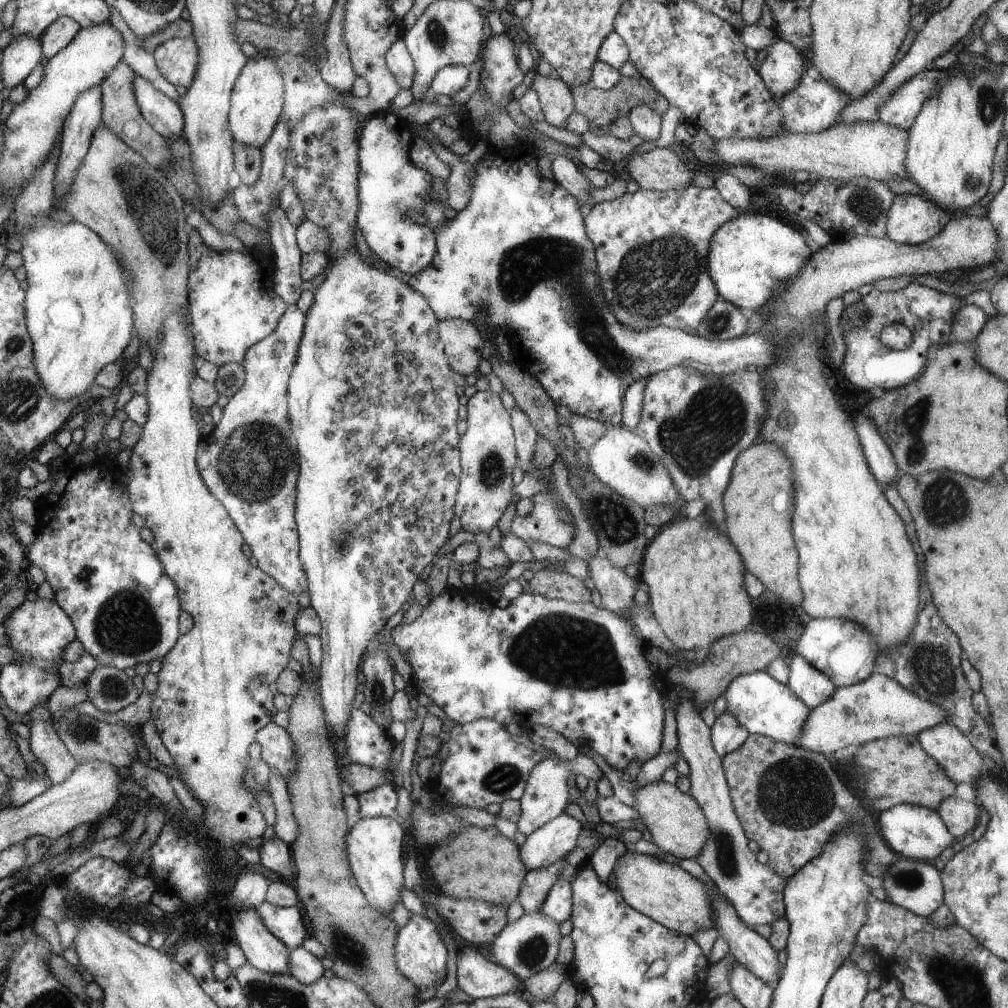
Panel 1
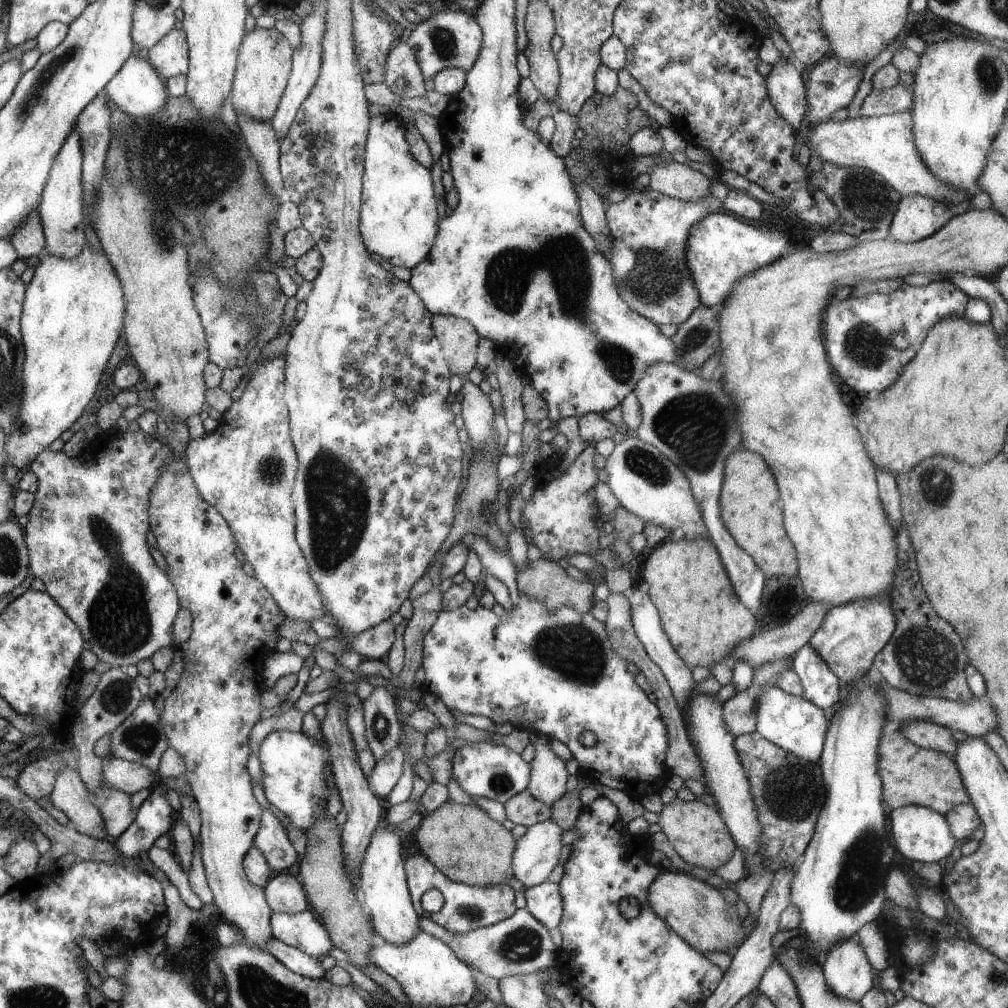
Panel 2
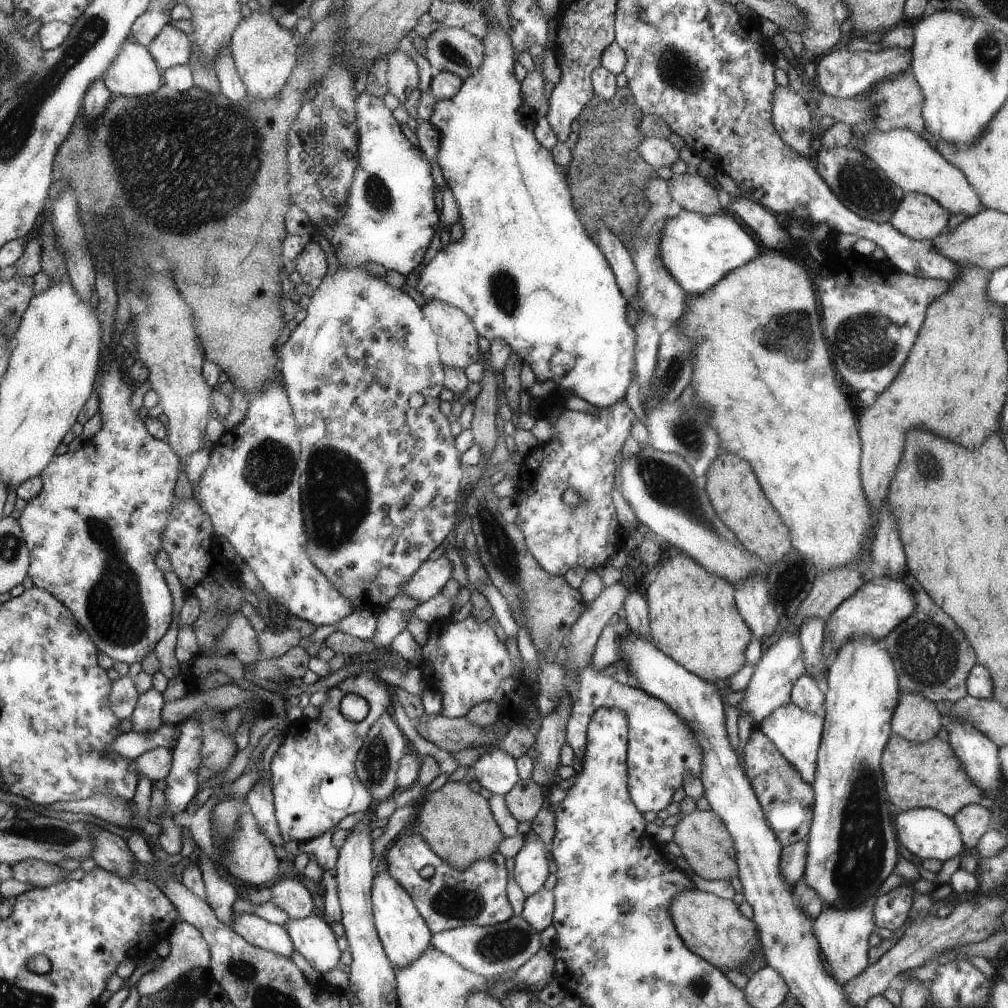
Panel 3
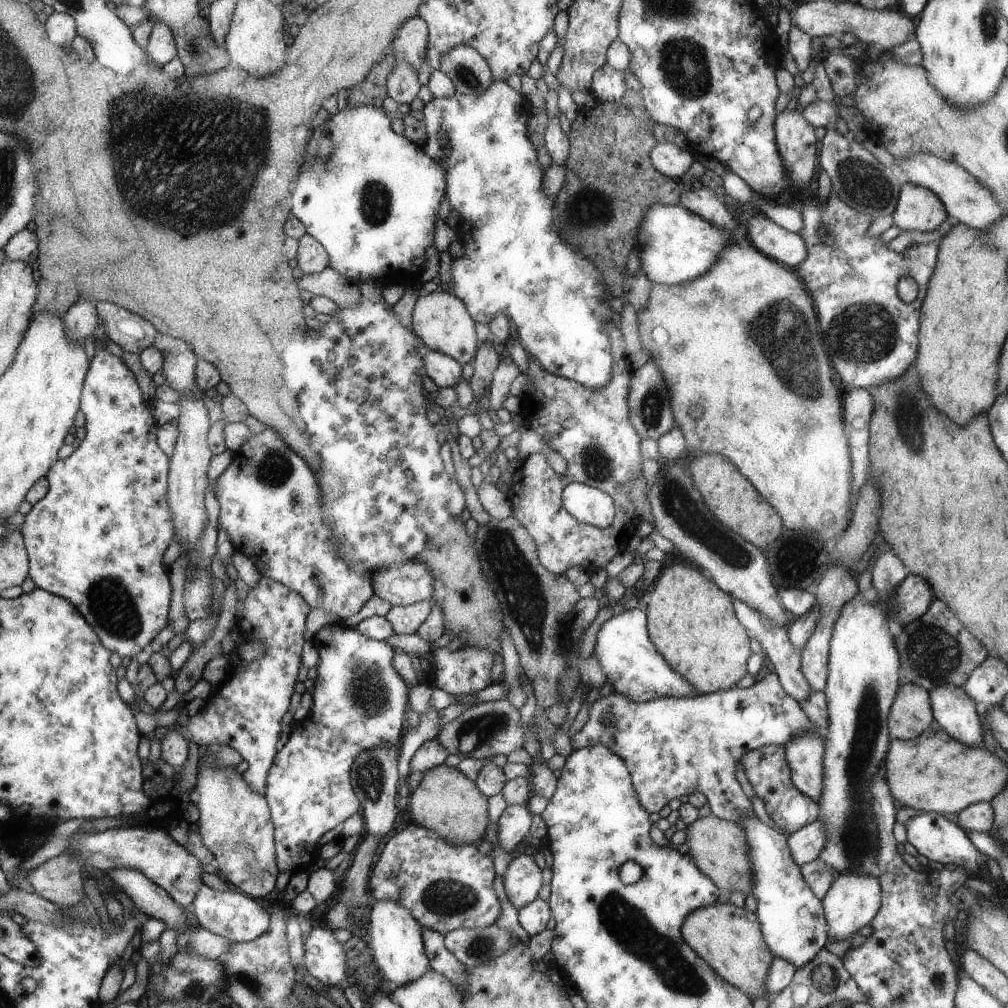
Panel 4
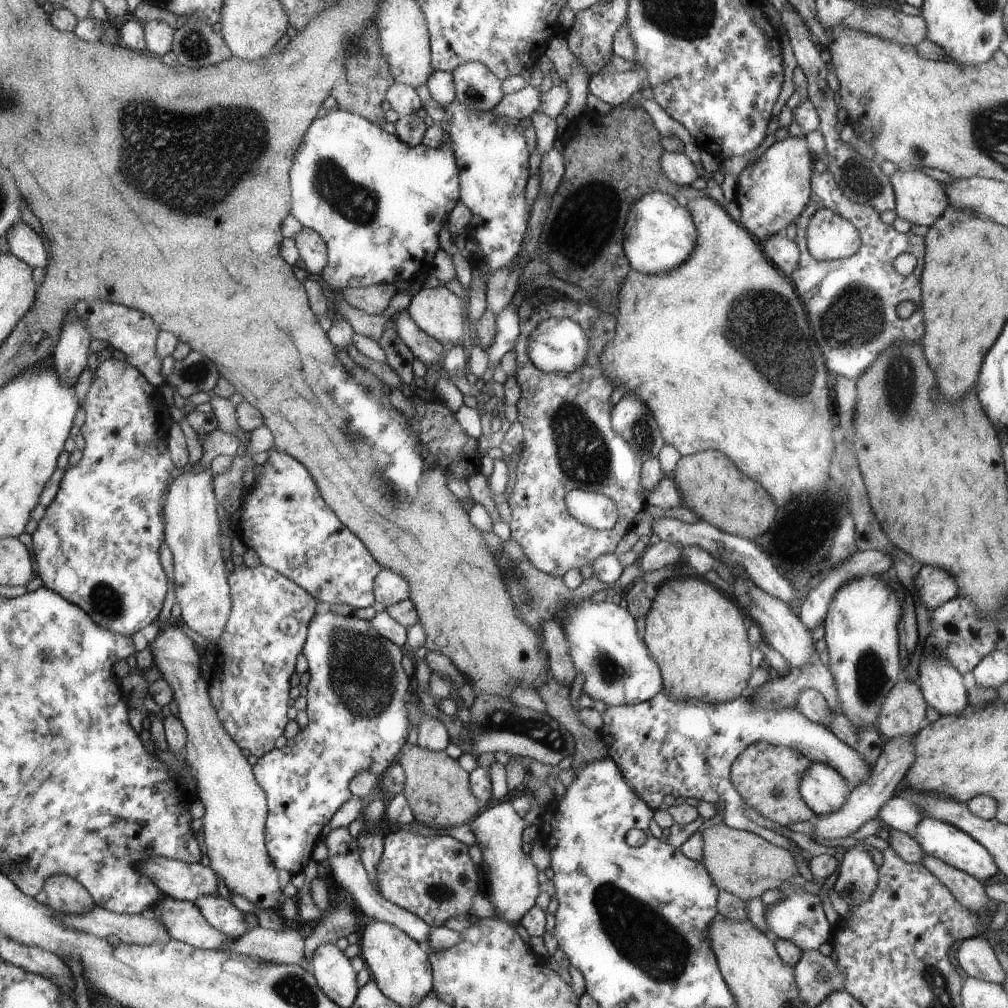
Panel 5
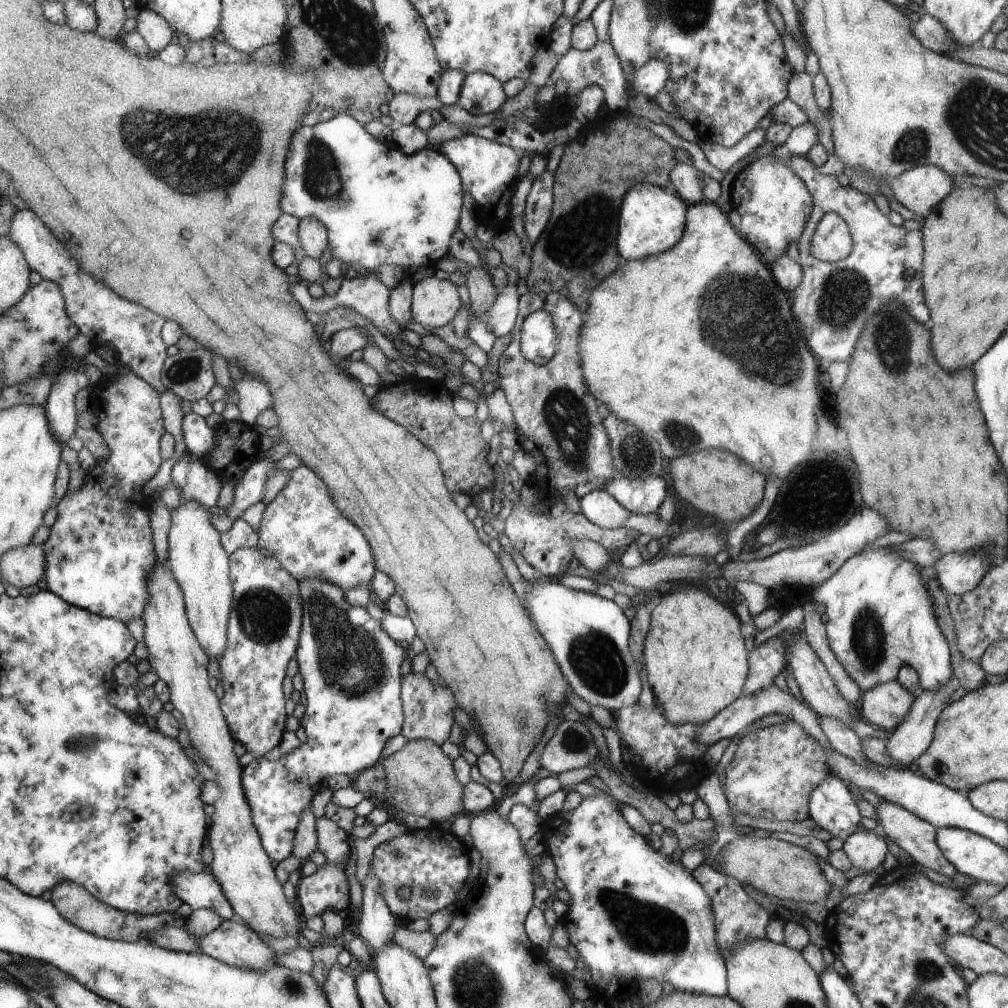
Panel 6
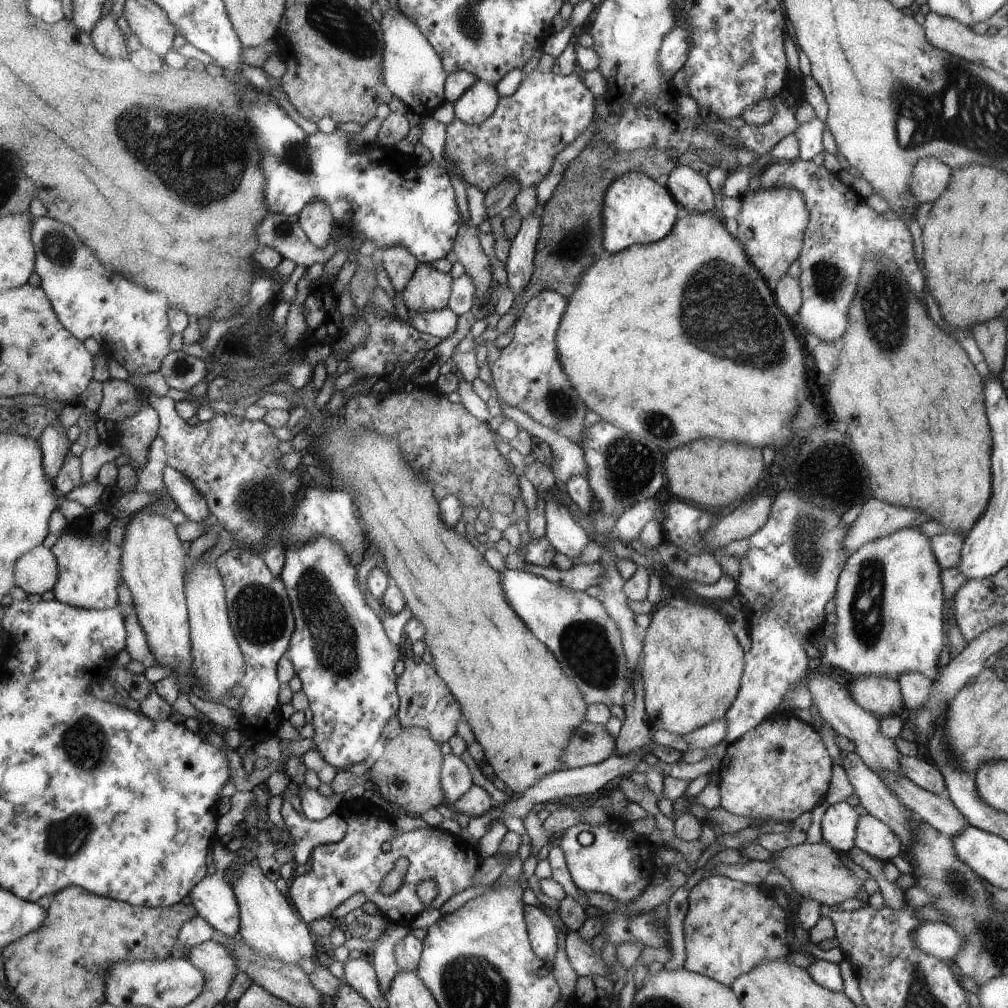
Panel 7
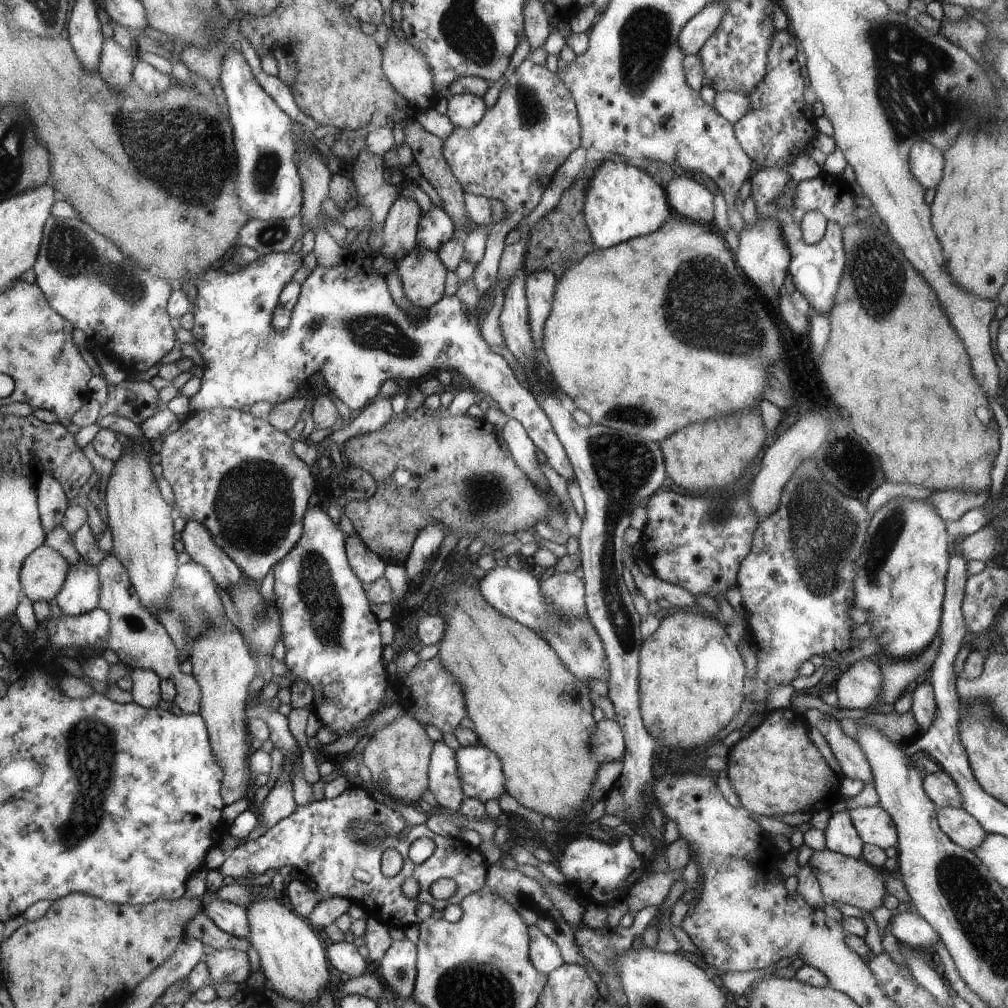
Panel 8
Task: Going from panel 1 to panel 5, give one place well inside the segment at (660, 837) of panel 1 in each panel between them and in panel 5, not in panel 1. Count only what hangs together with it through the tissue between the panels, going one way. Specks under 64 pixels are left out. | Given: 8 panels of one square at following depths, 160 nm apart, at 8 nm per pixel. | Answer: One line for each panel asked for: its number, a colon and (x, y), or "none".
2: (697, 832)
3: (708, 849)
4: (720, 848)
5: (743, 863)

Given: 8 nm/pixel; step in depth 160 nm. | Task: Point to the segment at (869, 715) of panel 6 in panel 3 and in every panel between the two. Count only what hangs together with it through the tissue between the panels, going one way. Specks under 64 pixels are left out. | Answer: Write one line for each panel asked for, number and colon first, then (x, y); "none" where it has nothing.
3: (916, 719)
4: (911, 714)
5: (903, 710)

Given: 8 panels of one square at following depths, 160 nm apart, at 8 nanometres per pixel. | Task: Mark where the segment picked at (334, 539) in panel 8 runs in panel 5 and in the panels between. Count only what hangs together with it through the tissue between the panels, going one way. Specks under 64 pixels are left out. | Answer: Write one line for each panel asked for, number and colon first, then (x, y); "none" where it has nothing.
5: (356, 702)
6: (350, 665)
7: (339, 650)

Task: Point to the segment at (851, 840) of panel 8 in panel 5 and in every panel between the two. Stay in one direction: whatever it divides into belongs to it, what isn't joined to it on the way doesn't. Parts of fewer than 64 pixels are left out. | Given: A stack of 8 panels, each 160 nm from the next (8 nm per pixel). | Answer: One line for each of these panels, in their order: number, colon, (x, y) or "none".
5: (825, 791)
6: (833, 807)
7: (839, 822)

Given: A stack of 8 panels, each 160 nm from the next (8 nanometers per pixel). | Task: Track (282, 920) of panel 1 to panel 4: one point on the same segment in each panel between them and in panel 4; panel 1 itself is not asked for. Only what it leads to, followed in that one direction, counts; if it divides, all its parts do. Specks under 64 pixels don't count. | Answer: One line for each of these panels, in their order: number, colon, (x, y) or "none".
2: (302, 931)
3: (313, 938)
4: (325, 959)

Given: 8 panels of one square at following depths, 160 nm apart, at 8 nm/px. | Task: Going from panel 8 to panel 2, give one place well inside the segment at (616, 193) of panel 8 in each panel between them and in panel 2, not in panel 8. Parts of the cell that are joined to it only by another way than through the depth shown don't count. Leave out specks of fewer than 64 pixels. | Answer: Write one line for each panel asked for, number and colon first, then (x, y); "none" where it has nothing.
2: (722, 250)
3: (699, 250)
4: (676, 246)
5: (660, 235)
6: (652, 221)
7: (636, 210)

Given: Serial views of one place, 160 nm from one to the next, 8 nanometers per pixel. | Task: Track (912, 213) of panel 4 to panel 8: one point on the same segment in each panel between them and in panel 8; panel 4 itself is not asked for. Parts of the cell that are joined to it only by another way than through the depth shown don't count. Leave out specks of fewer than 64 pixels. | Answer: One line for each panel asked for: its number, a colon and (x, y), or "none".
5: (920, 199)
6: (920, 189)
7: (930, 177)
8: (926, 162)

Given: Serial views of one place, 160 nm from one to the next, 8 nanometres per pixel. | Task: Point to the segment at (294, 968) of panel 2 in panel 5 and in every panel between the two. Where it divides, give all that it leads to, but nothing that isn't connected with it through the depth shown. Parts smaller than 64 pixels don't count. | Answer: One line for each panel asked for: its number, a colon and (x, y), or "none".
3: (256, 930)
4: (235, 916)
5: (222, 915)

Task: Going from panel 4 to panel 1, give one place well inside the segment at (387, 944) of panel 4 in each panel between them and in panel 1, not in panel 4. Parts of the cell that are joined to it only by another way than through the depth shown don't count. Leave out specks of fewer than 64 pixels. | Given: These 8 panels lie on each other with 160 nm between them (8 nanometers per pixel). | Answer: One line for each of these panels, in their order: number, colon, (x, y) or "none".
1: (374, 844)
2: (382, 884)
3: (405, 935)

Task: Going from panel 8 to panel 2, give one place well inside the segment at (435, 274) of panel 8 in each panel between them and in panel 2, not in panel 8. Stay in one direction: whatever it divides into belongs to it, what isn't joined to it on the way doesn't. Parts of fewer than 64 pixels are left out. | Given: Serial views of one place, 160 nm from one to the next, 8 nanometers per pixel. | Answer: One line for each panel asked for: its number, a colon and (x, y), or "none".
2: (458, 339)
3: (457, 340)
4: (442, 320)
5: (437, 311)
6: (435, 302)
7: (428, 289)

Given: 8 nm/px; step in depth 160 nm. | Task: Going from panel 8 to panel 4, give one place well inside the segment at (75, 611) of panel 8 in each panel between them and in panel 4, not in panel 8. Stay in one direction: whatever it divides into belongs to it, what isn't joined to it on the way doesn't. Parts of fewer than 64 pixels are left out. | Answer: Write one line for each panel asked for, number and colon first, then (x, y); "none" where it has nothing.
4: (97, 538)
5: (97, 545)
6: (100, 556)
7: (88, 573)

